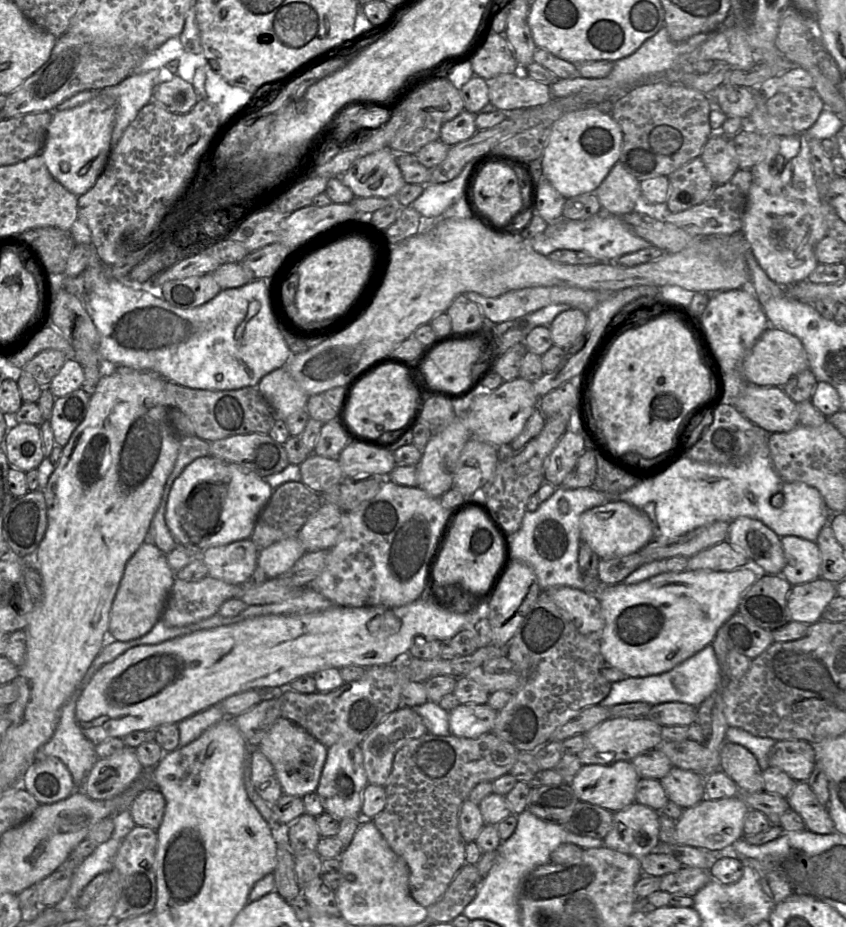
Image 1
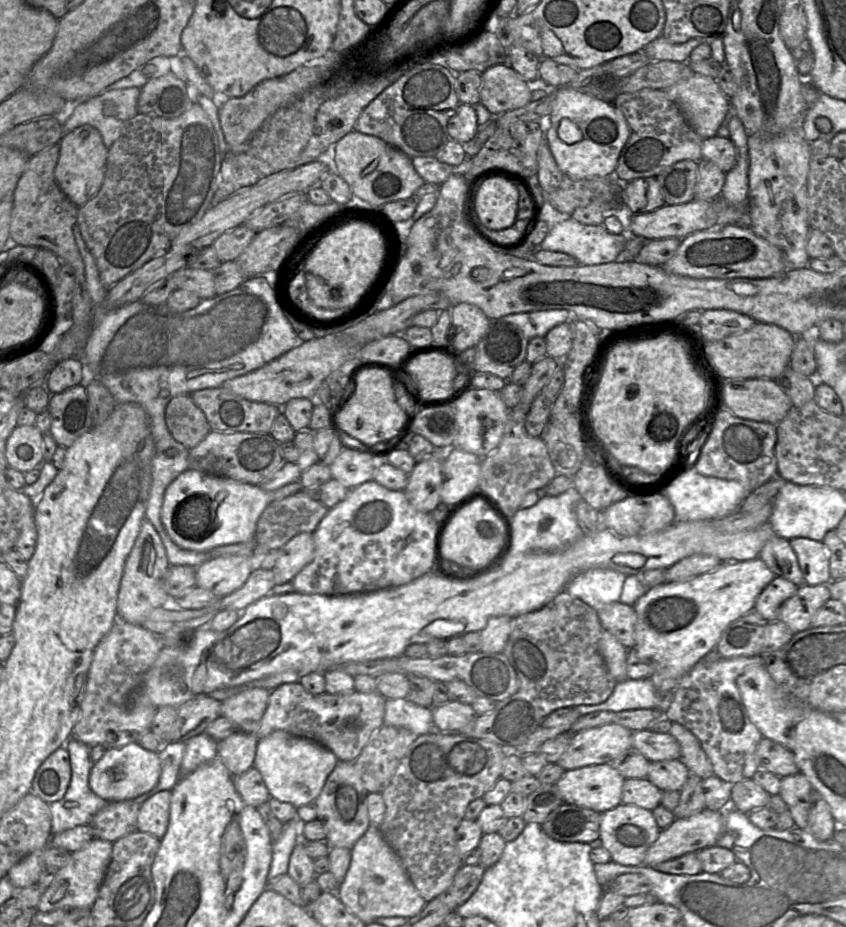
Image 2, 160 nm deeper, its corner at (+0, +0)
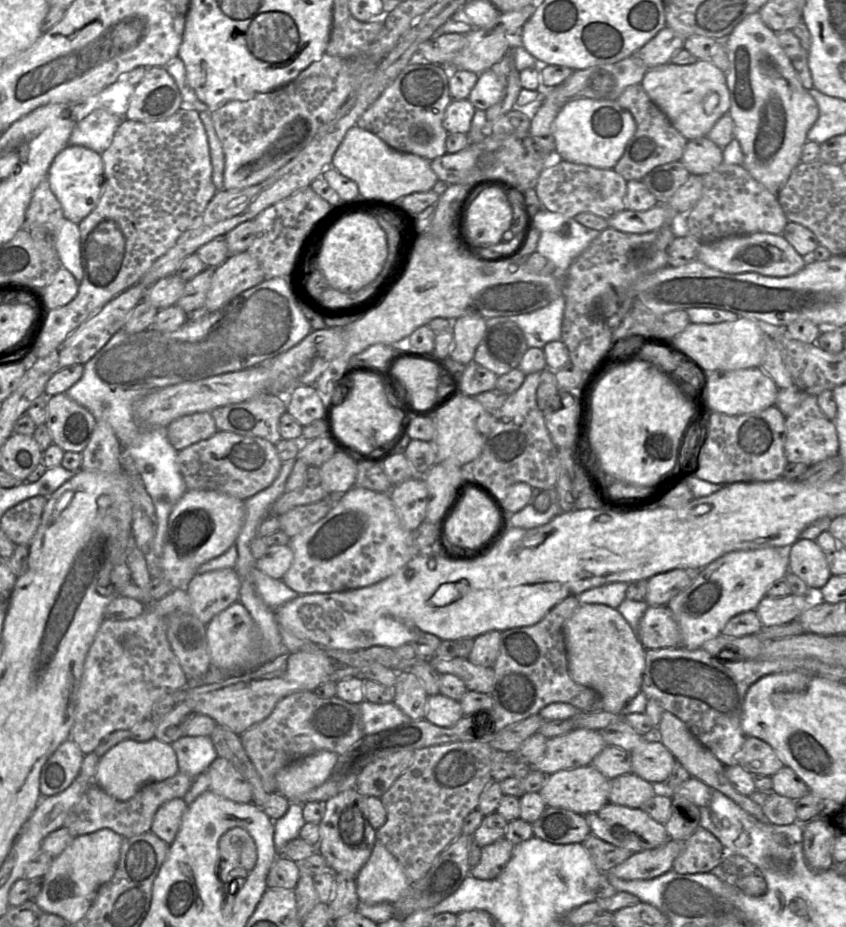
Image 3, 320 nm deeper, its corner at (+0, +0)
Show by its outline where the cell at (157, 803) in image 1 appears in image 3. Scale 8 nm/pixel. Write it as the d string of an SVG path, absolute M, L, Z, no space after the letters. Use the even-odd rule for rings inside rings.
M183 798L164 803L155 813L150 831L170 845L177 835L187 807Z

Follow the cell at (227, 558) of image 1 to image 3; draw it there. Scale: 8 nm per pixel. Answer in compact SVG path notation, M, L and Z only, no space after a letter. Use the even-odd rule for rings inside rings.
M224 568L196 574L187 587L191 600L190 614L207 625L217 614L239 601L241 579L235 568Z

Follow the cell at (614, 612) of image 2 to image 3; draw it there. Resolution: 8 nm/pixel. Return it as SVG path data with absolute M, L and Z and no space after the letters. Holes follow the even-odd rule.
M649 606L636 633L646 650L681 647L679 626L667 606Z

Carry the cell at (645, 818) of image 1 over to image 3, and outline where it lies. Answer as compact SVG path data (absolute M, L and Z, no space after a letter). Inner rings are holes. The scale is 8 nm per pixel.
M609 802L599 811L586 814L585 818L593 835L633 853L658 848L670 839L665 825L651 818L641 808L630 808Z

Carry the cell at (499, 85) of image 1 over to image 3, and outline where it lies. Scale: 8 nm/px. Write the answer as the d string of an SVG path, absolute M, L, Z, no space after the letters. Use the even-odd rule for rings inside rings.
M488 69L478 75L478 80L467 99L476 109L486 111L502 98L504 90L499 76L492 69Z

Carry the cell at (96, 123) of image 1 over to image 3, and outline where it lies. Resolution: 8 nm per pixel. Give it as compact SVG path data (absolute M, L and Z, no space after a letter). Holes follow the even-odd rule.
M68 144L54 158L48 170L50 188L61 204L64 217L79 224L96 207L104 183L101 154L81 145Z

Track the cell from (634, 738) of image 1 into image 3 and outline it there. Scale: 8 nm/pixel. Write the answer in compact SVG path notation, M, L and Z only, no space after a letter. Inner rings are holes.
M575 728L547 739L545 754L532 769L551 775L562 770L588 766L606 746L599 731Z

